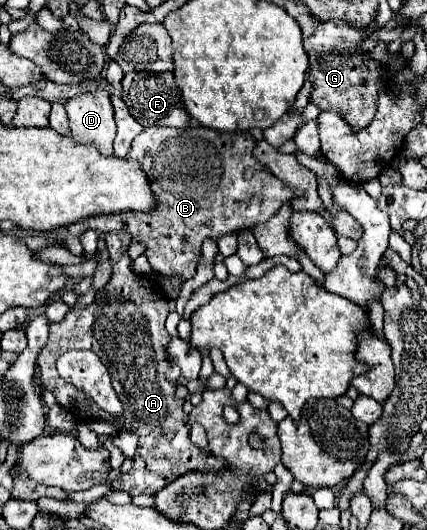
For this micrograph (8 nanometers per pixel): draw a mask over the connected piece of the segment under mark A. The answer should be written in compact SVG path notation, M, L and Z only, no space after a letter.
M109 233L103 237L107 241L113 275L109 283L95 293L95 301L87 309L69 309L63 321L49 325L49 341L37 357L39 377L43 387L75 417L105 421L105 413L91 405L79 389L67 385L55 369L57 357L69 349L89 349L99 355L113 377L113 389L117 395L123 395L125 401L125 421L121 421L121 429L139 437L131 471L119 475L111 485L113 489L127 491L131 497L141 493L155 495L185 471L213 471L225 463L211 457L207 449L199 449L191 443L187 415L181 409L183 401L175 397L175 387L165 379L169 369L165 345L171 339L165 331L165 319L169 313L167 297L163 297L163 291L157 289L153 281L131 271L131 259L127 257L131 237L125 233Z

